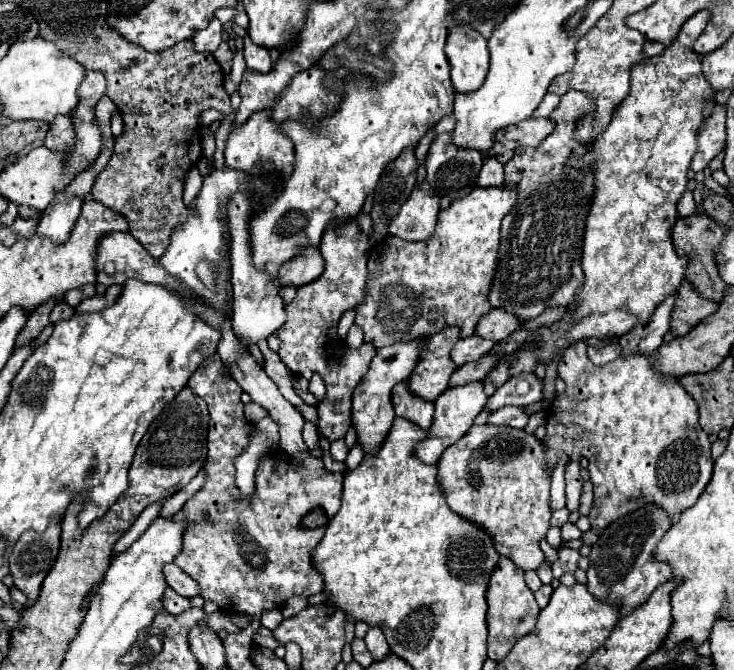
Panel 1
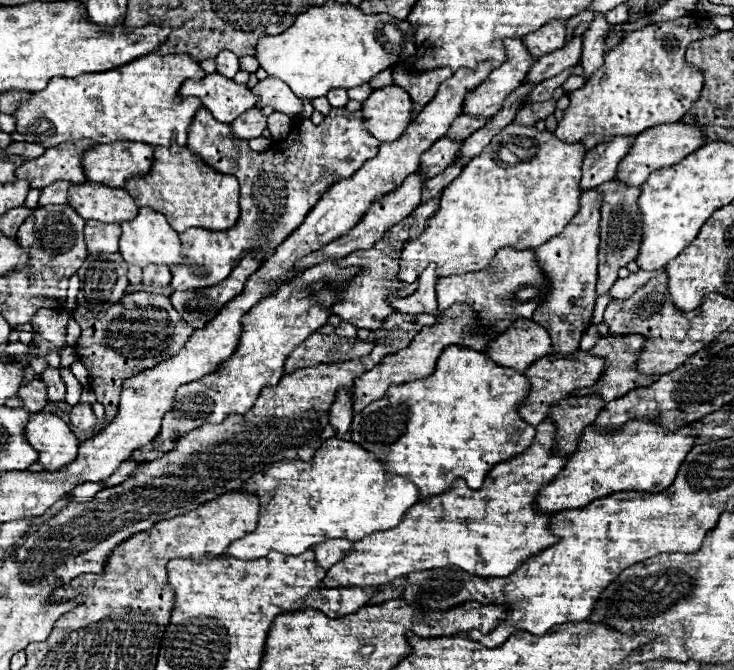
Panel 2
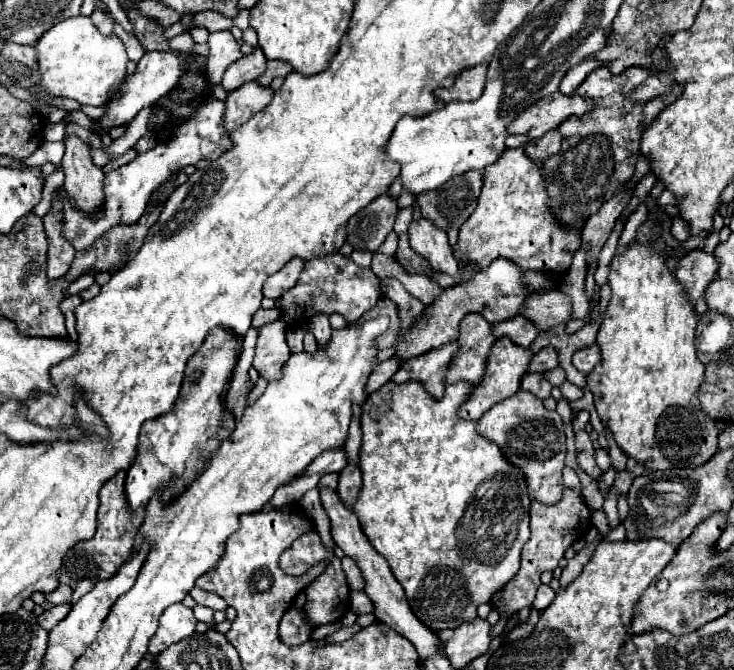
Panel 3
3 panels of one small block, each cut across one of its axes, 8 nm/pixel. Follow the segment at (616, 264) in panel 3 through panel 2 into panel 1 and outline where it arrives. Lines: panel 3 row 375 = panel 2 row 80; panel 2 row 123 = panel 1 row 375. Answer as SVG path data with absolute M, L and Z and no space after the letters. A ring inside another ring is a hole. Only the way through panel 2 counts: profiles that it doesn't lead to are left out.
M576 344L564 350L558 364L558 376L566 382L566 390L556 394L552 402L544 444L550 468L556 466L560 452L566 452L568 456L578 454L590 460L588 472L594 484L594 506L590 512L592 528L606 528L618 516L624 516L650 500L662 504L662 508L674 512L674 516L694 506L712 478L714 460L710 456L708 434L698 424L698 404L678 384L678 378L658 372L650 356L644 354L618 356L614 362L594 366L586 356L586 348L576 348Z

